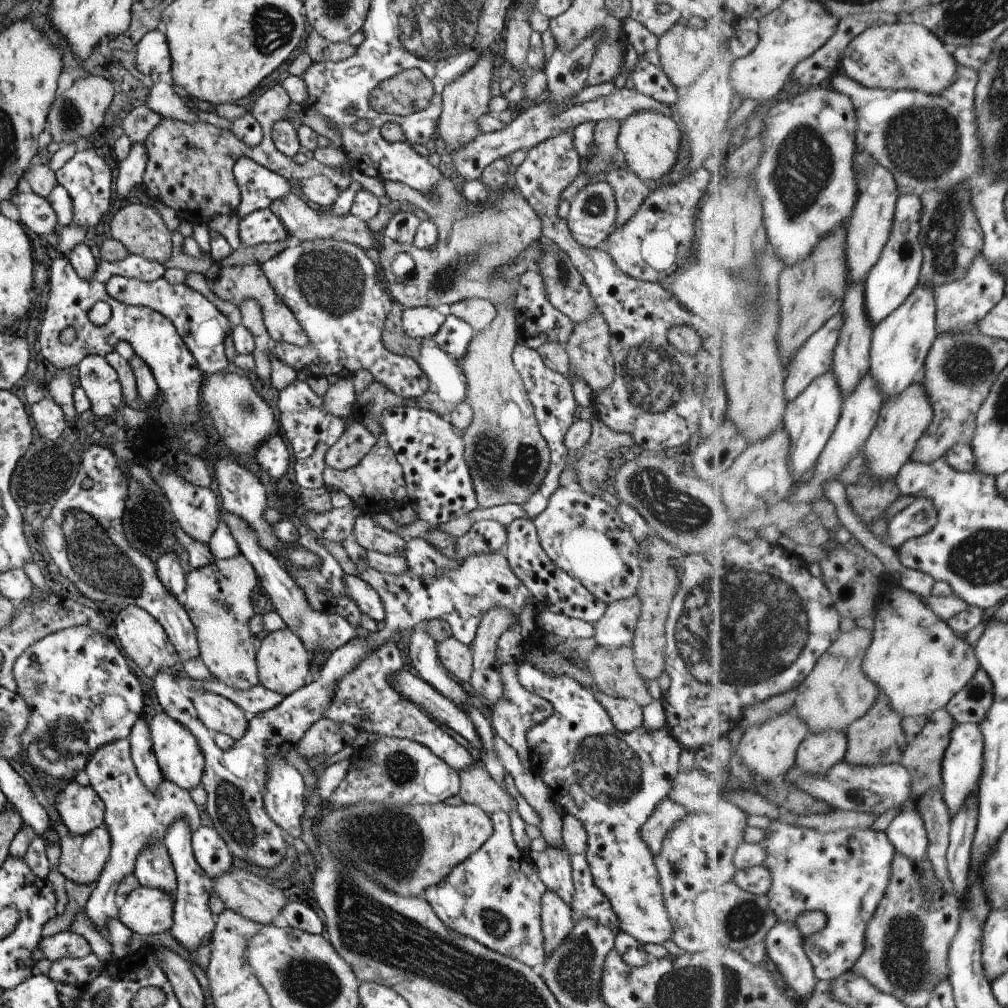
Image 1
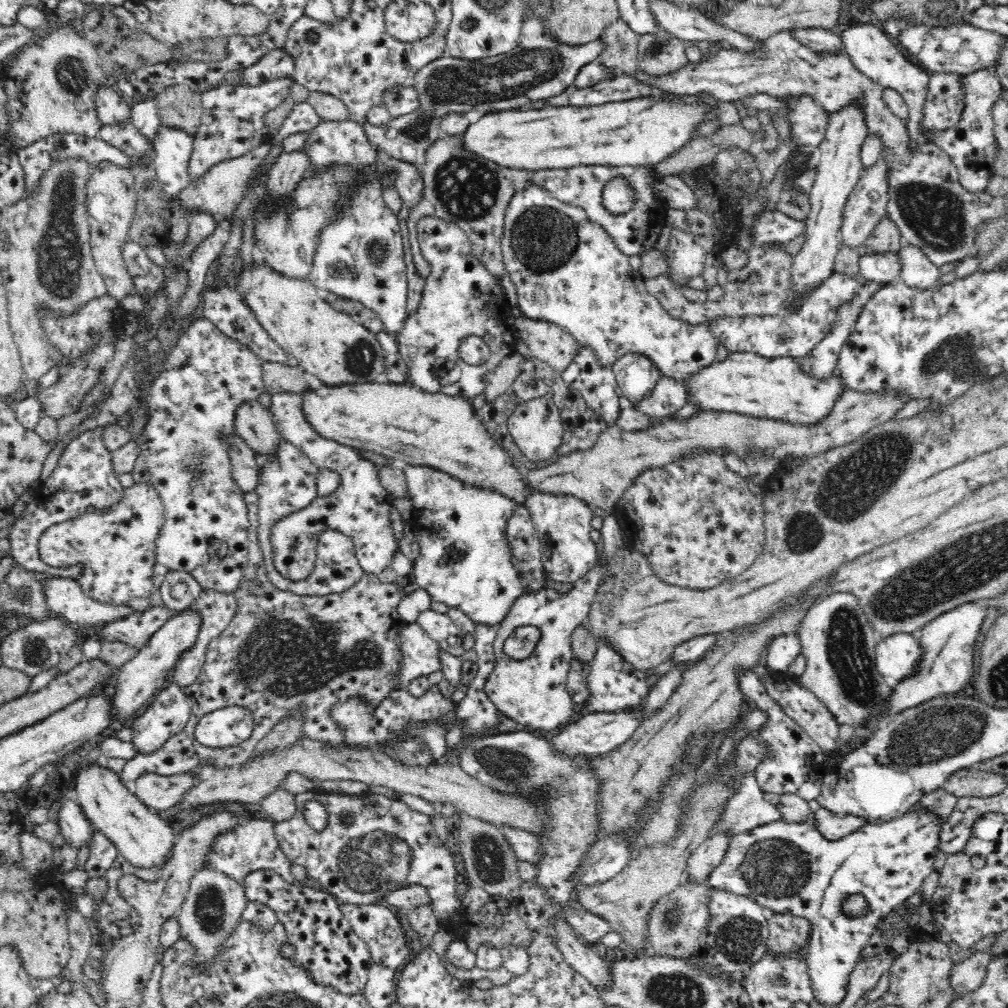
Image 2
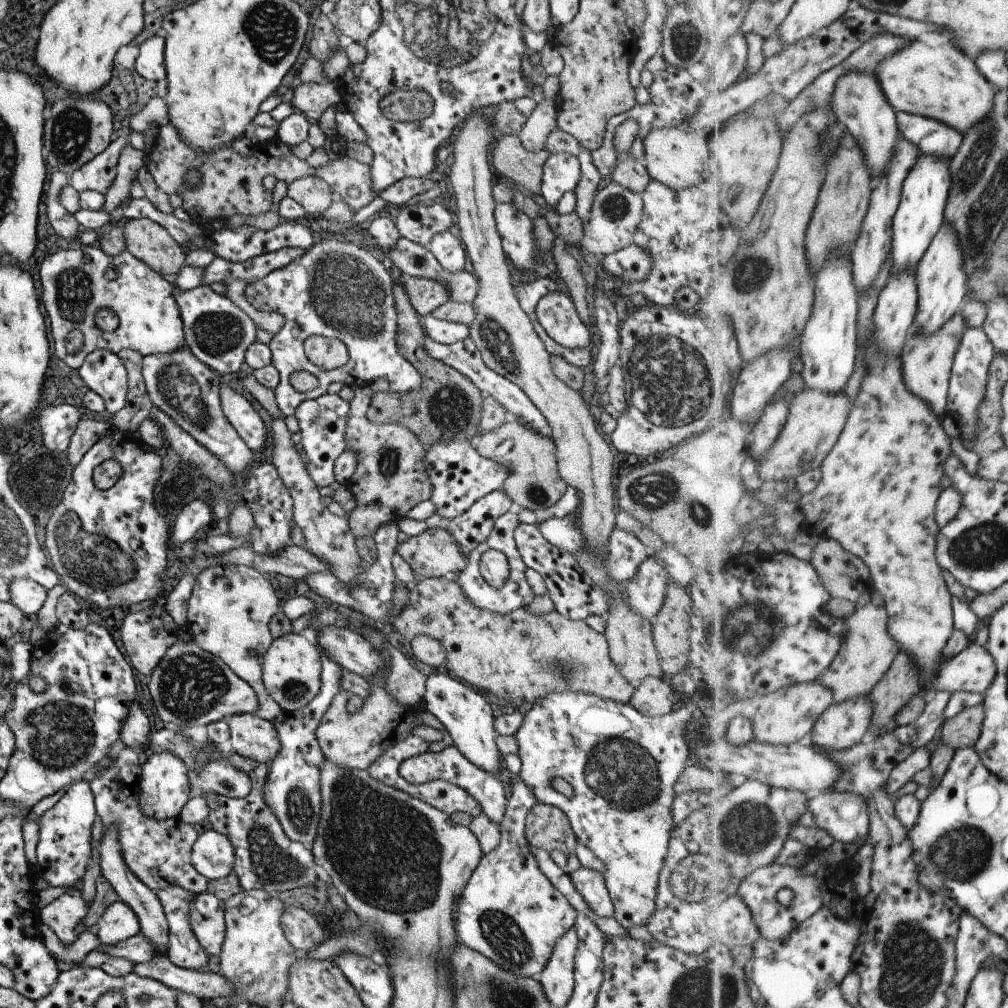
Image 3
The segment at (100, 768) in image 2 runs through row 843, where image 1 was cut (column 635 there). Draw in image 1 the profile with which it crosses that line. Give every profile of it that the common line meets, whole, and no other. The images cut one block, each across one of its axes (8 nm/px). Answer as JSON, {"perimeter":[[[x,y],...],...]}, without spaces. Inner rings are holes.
{"perimeter":[[[639,110],[623,120],[619,125],[616,138],[617,148],[625,158],[627,170],[636,178],[642,180],[664,181],[665,176],[677,162],[681,133],[677,129],[672,116],[664,115],[658,111]]]}

